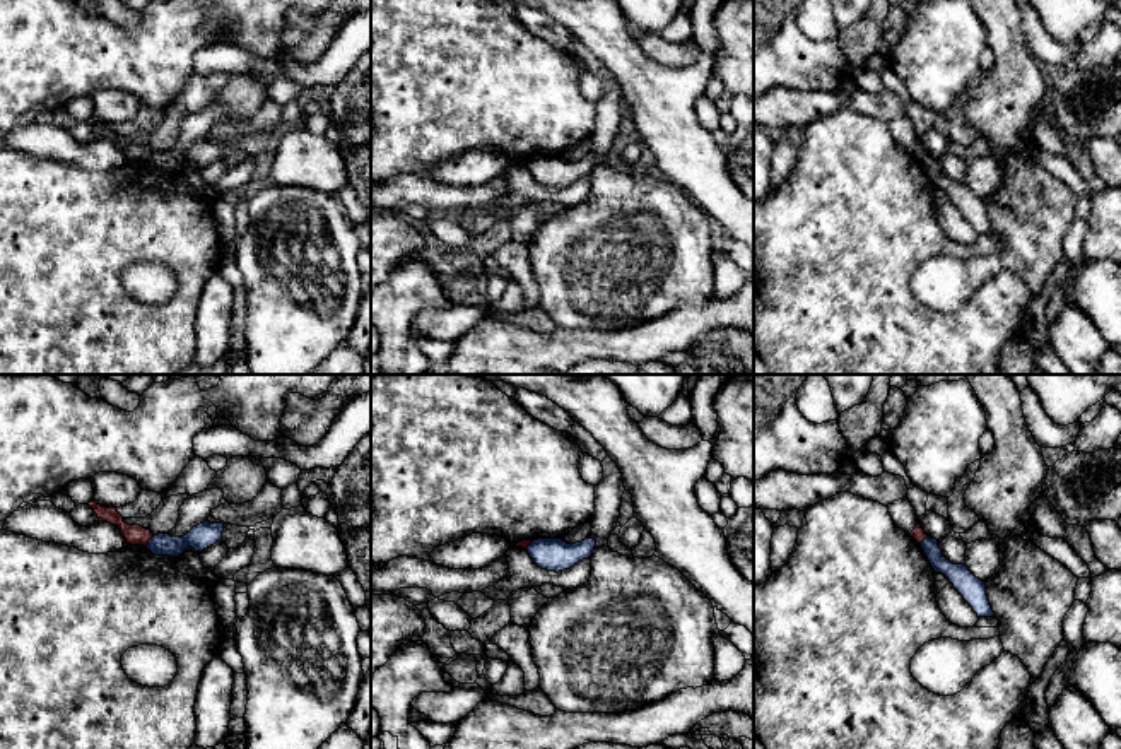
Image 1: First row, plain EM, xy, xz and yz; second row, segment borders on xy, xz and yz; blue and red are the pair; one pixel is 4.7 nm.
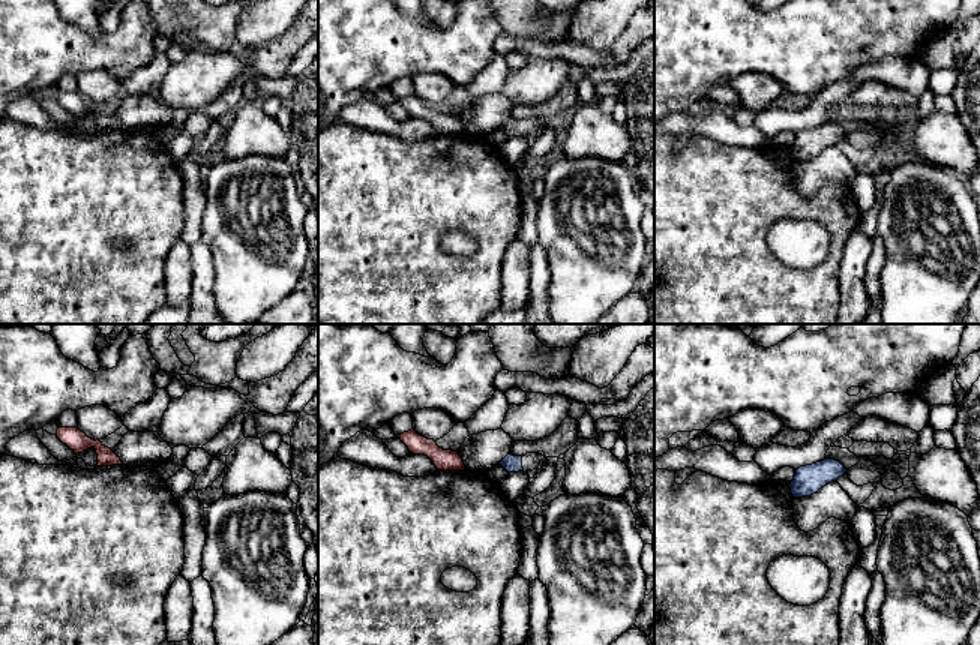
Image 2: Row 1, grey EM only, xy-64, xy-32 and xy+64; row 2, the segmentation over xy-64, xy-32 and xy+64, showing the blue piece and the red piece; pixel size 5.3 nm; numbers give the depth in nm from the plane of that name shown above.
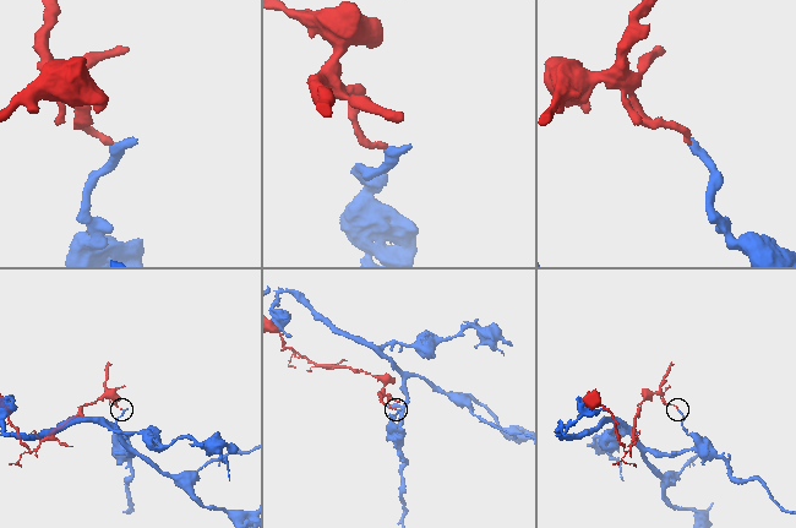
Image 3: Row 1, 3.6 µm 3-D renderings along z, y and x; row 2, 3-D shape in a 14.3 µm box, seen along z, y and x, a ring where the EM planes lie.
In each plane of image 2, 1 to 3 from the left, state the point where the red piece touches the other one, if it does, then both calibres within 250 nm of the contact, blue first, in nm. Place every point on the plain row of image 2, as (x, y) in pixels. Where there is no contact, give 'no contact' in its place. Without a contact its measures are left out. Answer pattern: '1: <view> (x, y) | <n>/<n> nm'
1: no contact
2: no contact
3: no contact

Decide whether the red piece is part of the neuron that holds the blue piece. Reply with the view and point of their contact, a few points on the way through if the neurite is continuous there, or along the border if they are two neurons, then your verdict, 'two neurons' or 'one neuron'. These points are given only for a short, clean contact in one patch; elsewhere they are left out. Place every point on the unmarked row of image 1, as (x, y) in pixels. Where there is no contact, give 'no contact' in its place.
meets blue in xy at (149, 158); border along xy (154, 153), (144, 163); two neurons

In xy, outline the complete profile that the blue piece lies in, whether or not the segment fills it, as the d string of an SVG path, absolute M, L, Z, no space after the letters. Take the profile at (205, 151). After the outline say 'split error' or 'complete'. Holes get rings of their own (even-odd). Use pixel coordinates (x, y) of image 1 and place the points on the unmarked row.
M205 137L203 140L193 144L183 154L171 154L169 150L154 152L145 162L154 173L169 173L178 174L185 169L186 164L193 164L195 169L202 169L203 166L214 162L215 159L222 159L224 140L210 140Z; complete

